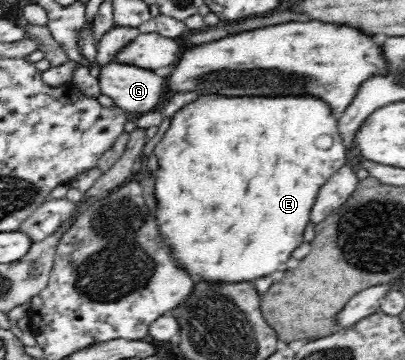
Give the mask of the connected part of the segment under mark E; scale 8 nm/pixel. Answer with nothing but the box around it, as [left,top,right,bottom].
[155,95,347,282]

